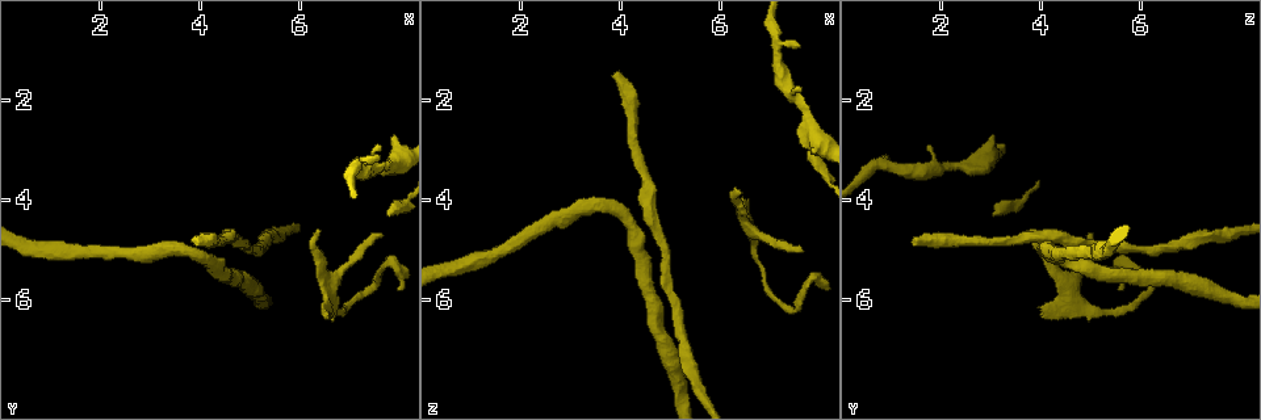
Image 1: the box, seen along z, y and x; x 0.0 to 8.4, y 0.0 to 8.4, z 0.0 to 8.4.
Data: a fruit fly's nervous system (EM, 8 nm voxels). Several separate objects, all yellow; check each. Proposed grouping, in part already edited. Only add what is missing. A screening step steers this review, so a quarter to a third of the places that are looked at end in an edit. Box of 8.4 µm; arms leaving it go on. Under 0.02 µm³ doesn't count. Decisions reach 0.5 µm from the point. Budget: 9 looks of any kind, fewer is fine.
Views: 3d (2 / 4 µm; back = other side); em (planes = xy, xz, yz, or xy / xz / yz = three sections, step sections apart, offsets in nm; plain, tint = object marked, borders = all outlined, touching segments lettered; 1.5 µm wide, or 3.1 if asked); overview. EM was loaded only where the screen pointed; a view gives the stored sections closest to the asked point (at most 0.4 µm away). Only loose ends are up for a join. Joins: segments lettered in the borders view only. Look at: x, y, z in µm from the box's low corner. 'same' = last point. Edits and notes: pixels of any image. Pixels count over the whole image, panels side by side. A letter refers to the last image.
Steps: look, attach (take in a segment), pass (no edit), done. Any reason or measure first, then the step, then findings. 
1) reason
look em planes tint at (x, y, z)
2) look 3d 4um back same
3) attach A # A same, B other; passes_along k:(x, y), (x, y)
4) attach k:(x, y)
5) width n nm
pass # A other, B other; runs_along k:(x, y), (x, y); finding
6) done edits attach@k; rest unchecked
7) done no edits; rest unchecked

free end
look 3d 2um at (6.30, 4.55, 3.90)

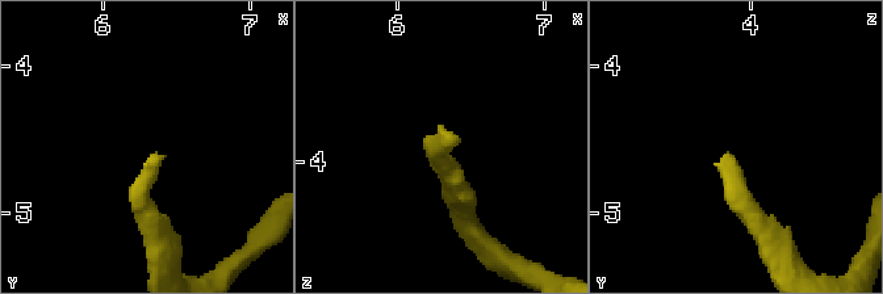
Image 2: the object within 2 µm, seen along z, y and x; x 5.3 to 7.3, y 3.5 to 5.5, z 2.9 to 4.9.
need the tissue
look em planes borders at (6.36, 4.58, 3.86)

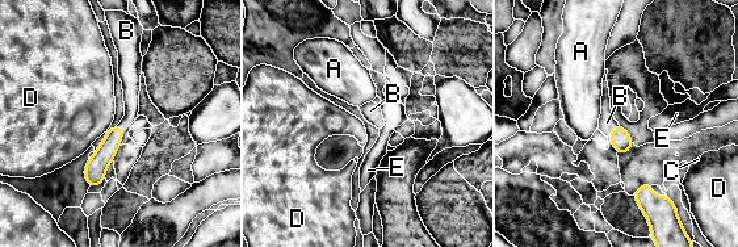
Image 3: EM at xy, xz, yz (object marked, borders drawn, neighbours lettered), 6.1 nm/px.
width 120 nm
attach B # A other, B same, C other, D other, E other; passes_along 3:(621, 141), (612, 130), (607, 122); the neuron continues

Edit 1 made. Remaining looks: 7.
free end
look 3d 4um at (6.55, 6.40, 4.15)

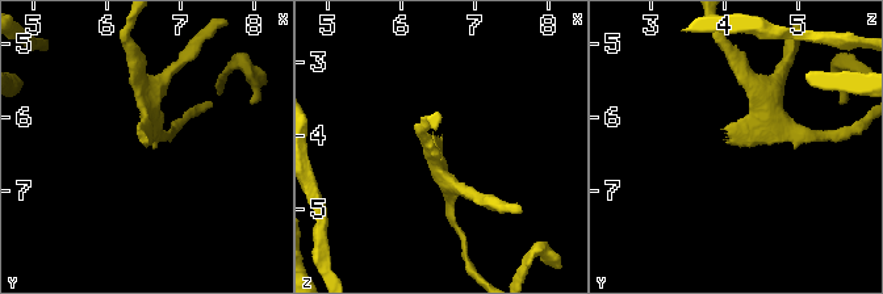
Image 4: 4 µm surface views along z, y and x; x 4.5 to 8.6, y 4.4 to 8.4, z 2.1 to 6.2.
look em xz step 4 tint at (6.55, 6.40, 4.05)

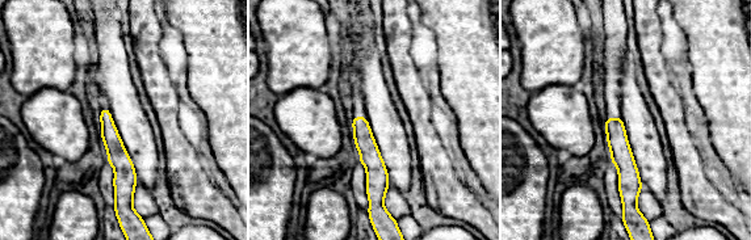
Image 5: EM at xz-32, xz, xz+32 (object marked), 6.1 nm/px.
look em planes borders same

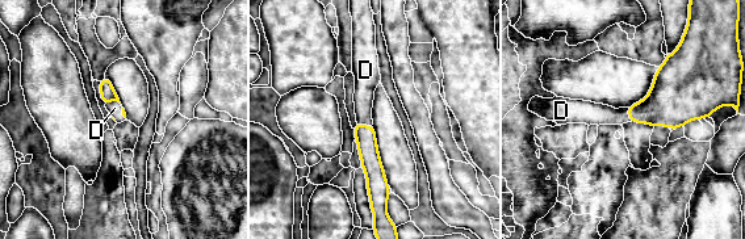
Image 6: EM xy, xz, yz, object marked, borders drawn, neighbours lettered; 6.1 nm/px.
attach D # D same; it goes on there

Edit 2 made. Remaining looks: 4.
redraw
look overview

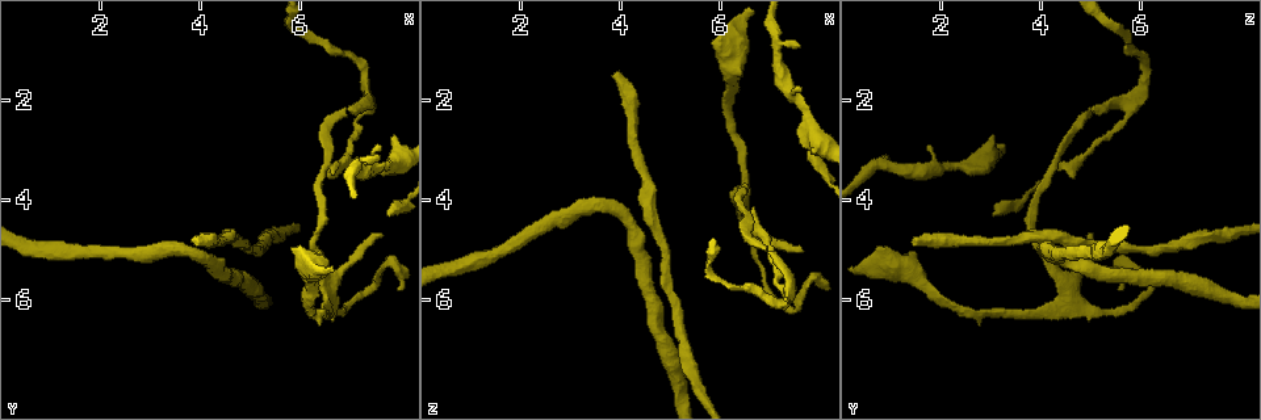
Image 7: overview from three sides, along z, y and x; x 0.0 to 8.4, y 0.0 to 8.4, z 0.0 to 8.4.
an open end
look em planes plain at (7.65, 4.75, 5.05)

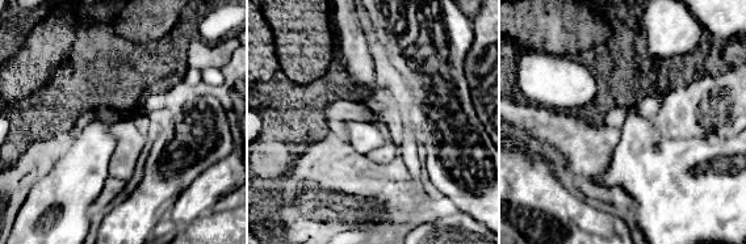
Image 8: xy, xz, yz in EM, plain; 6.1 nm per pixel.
look em planes borders same

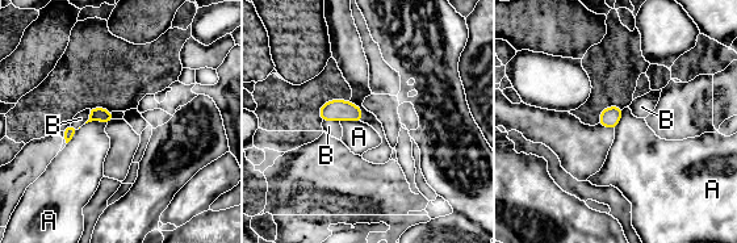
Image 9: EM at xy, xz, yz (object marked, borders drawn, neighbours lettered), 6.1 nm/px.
longest_contact A 140 nm
pass # A other, B other; none of them fits

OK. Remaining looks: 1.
done edits attach@3, attach@6; rest unchecked

